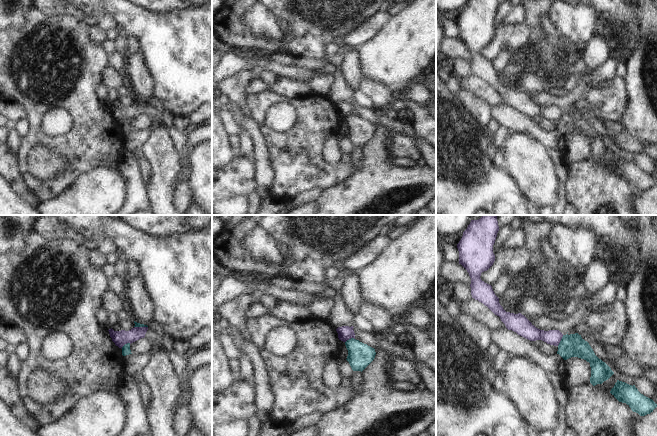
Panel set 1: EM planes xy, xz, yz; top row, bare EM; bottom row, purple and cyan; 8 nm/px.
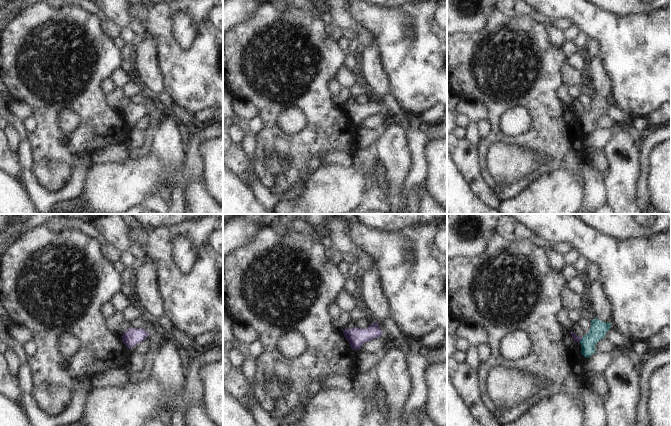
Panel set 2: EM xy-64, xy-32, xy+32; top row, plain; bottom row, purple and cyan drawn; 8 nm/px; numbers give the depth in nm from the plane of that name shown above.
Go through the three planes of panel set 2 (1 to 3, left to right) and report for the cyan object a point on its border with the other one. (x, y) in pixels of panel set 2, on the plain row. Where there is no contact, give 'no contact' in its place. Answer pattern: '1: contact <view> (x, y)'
1: no contact
2: no contact
3: contact xy+32 (581, 114)

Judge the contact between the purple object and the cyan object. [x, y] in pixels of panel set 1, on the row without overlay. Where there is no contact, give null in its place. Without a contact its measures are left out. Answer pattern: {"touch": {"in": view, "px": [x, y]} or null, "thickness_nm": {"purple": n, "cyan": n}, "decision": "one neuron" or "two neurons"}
{"touch": {"in": "yz", "px": [560, 116]}, "thickness_nm": {"purple": 130, "cyan": 180}, "decision": "two neurons"}

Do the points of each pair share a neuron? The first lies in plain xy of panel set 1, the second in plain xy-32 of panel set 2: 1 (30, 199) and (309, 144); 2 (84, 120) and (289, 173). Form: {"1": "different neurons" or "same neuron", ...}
{"1": "different neurons", "2": "same neuron"}

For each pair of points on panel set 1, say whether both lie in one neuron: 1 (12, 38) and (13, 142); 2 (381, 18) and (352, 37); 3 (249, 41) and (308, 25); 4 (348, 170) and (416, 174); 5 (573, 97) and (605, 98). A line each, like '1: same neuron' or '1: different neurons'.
1: different neurons
2: same neuron
3: same neuron
4: different neurons
5: different neurons

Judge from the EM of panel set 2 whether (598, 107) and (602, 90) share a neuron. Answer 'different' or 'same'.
same

